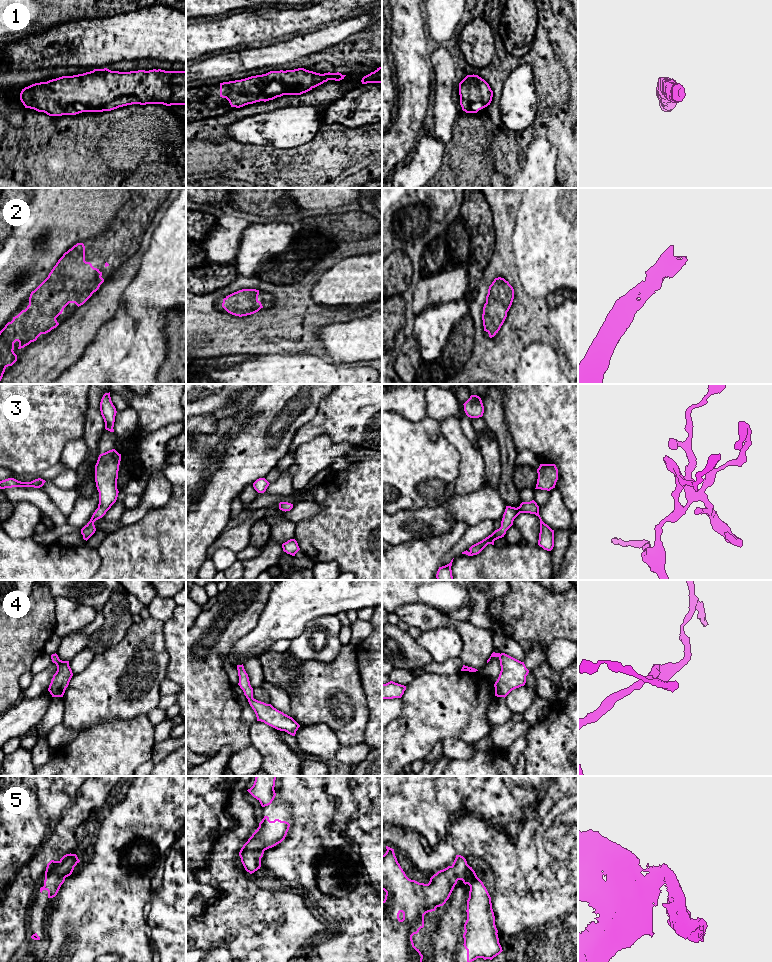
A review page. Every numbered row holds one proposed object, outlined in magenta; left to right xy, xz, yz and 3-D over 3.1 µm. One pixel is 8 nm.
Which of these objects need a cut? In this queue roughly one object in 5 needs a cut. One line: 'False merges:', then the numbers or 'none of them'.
False merges: none of them

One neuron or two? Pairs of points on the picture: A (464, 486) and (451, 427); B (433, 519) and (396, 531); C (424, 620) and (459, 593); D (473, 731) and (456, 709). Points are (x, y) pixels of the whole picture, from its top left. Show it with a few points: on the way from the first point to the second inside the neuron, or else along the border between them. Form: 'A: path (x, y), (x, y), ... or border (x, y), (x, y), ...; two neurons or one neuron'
A: path (467, 471), (467, 451), (460, 442); one neuron
B: path (424, 523), (410, 525), (405, 530); one neuron
C: border (414, 603), (428, 604), (446, 615); two neurons
D: path (467, 726), (459, 715); one neuron

